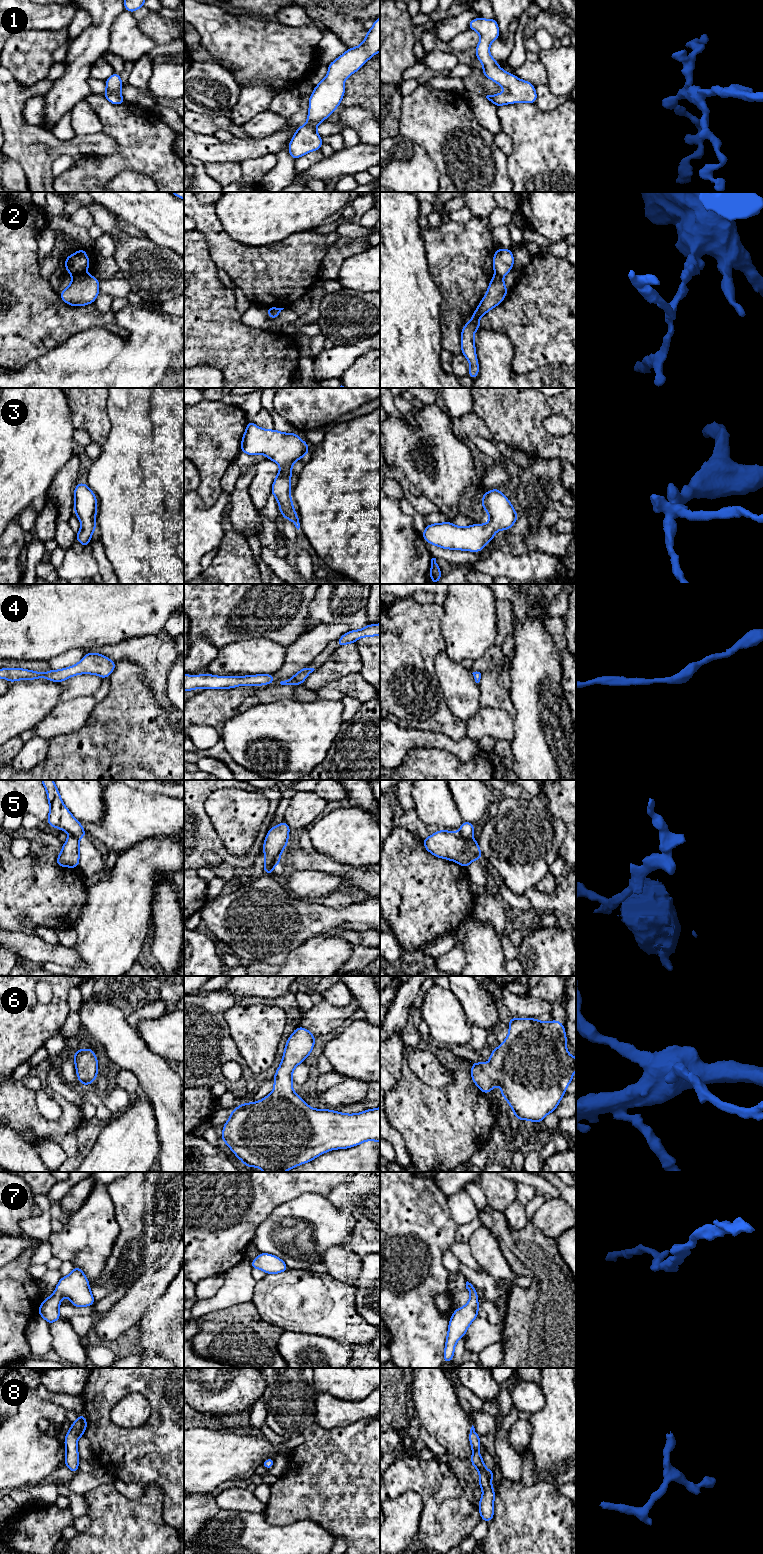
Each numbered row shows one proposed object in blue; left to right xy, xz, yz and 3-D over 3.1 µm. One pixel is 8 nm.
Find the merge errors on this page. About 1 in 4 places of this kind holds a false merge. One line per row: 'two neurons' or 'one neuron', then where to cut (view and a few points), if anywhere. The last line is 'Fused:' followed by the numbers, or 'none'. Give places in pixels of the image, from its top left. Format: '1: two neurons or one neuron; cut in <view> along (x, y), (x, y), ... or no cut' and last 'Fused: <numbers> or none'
1: one neuron; no cut
2: two neurons; cut in xy along (84, 273), (73, 276)
3: one neuron; no cut
4: one neuron; no cut
5: two neurons; cut in yz along (457, 832), (469, 839)
6: one neuron; no cut
7: one neuron; no cut
8: one neuron; no cut
Fused: 2, 5

